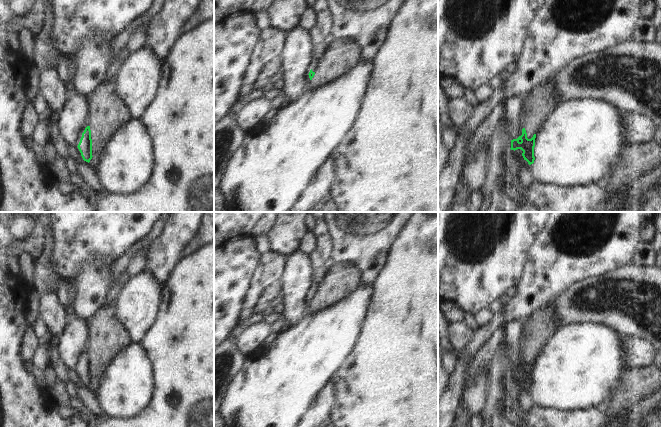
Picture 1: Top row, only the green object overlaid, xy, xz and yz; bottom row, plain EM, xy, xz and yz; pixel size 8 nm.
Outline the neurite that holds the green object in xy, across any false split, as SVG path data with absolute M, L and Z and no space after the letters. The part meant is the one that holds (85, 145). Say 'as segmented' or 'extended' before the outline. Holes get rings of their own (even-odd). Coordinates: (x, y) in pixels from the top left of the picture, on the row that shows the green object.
as segmented; M87 126L85 128L77 147L81 153L83 160L89 163L93 157L92 156L92 139L91 139L90 126Z

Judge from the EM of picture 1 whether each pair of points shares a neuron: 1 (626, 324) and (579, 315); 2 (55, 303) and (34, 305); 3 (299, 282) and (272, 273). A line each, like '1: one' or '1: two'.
1: one
2: two
3: two

